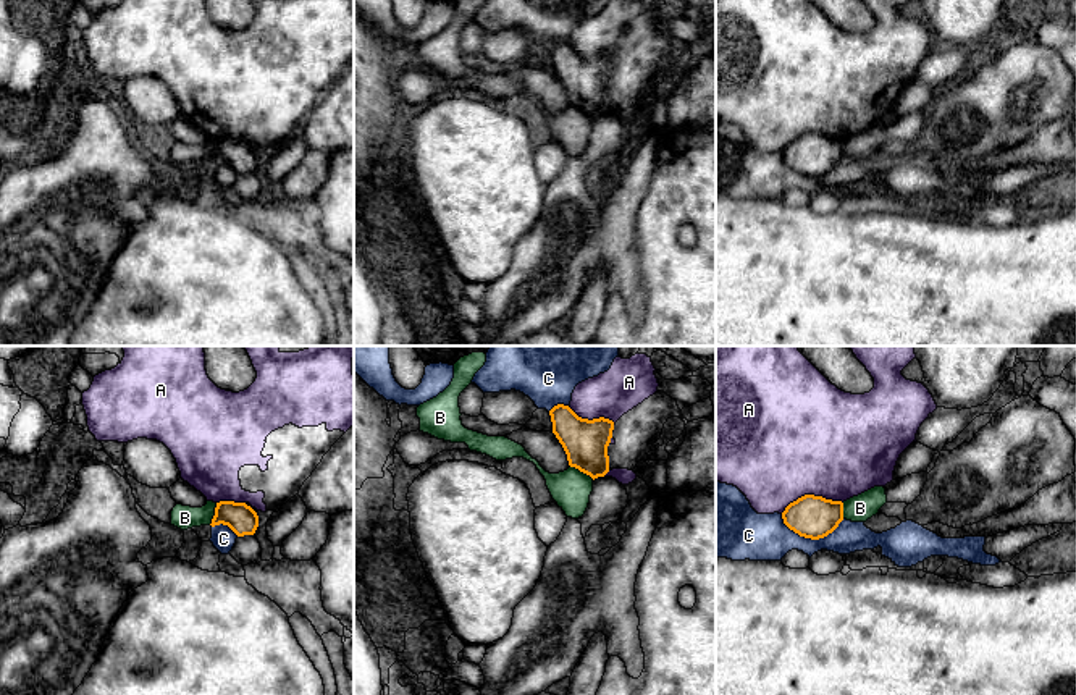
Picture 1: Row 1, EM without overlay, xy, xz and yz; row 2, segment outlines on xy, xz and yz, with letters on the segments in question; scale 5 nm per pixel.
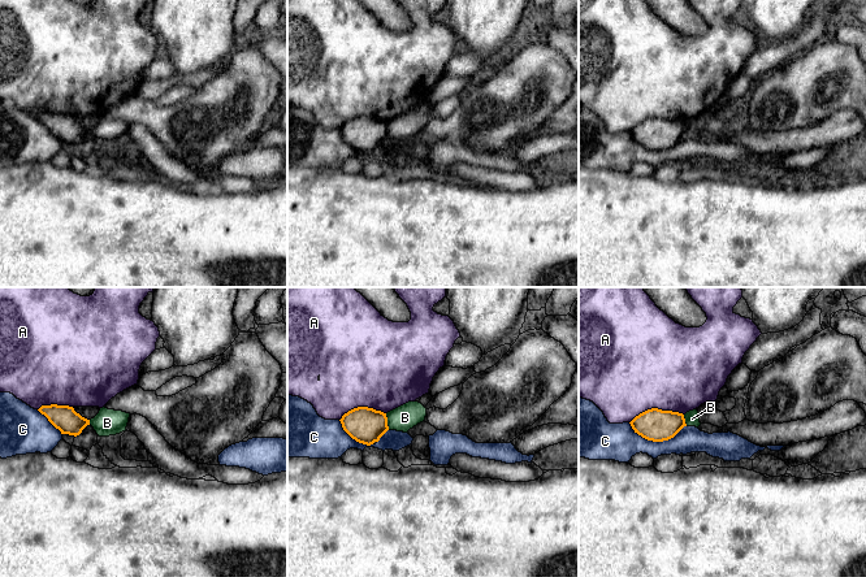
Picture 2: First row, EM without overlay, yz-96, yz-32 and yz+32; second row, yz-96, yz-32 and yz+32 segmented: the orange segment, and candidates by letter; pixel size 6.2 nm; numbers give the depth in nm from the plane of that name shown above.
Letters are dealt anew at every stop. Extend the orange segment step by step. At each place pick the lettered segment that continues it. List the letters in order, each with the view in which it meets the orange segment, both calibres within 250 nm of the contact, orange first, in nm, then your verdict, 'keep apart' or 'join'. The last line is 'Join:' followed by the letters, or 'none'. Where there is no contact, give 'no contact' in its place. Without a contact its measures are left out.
A: meets orange in yz; 220 nm thick on the orange side, 500 nm on the other; keep apart
B: meets orange in xz; 220 nm thick on the orange side, 190 nm on the other; keep apart
C: meets orange in yz; 220 nm thick on the orange side, 240 nm on the other; keep apart
Join: none

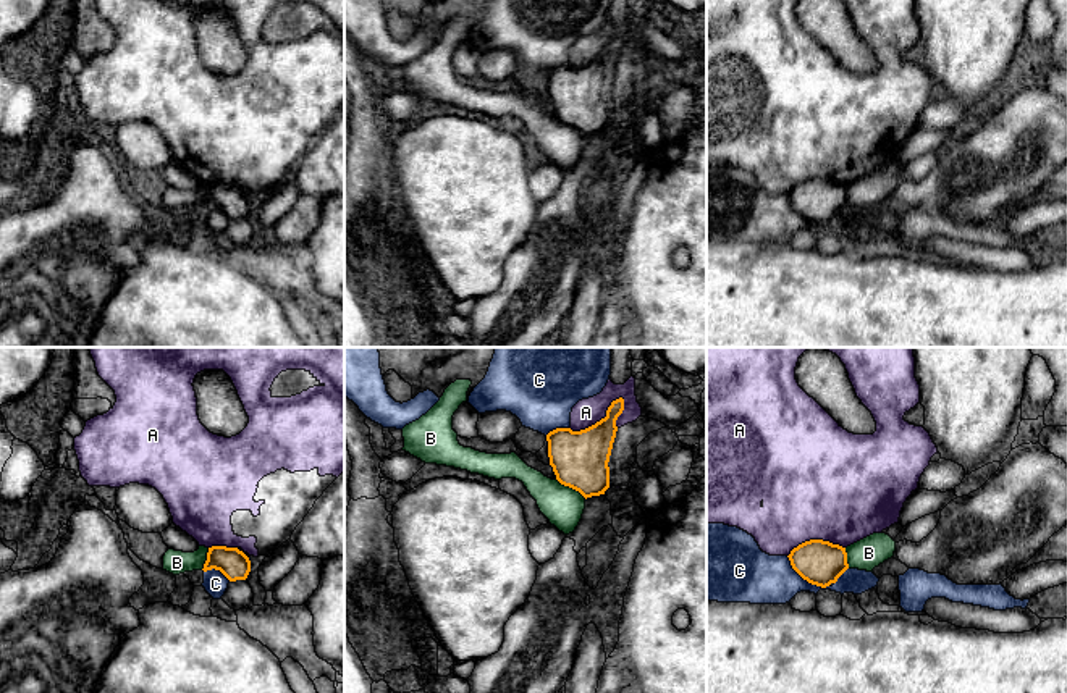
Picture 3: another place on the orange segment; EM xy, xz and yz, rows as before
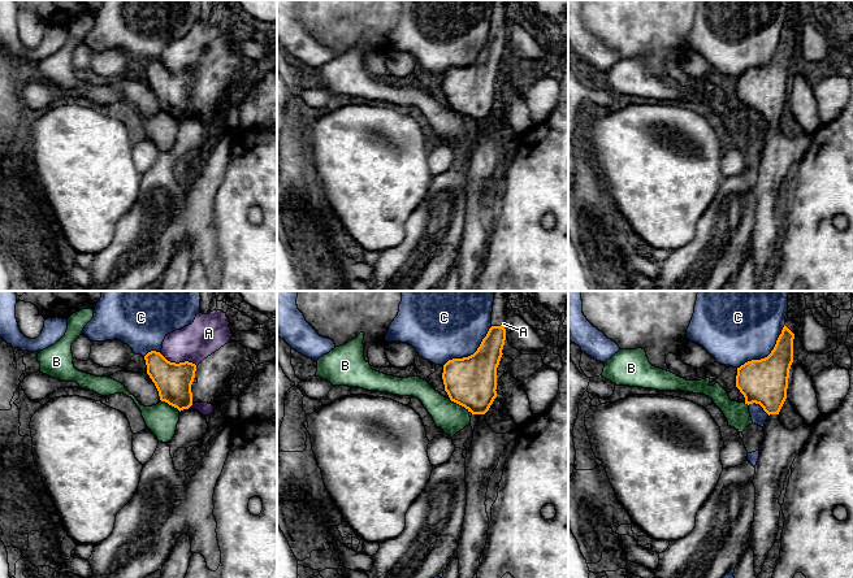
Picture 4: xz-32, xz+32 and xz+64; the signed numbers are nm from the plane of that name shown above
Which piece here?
A: meets orange in xz; 280 nm thick on the orange side, 140 nm on the other; keep apart
B: meets orange in xz; 280 nm thick on the orange side, 200 nm on the other; keep apart
C: meets orange in yz; 220 nm thick on the orange side, 260 nm on the other; keep apart
Join: none

